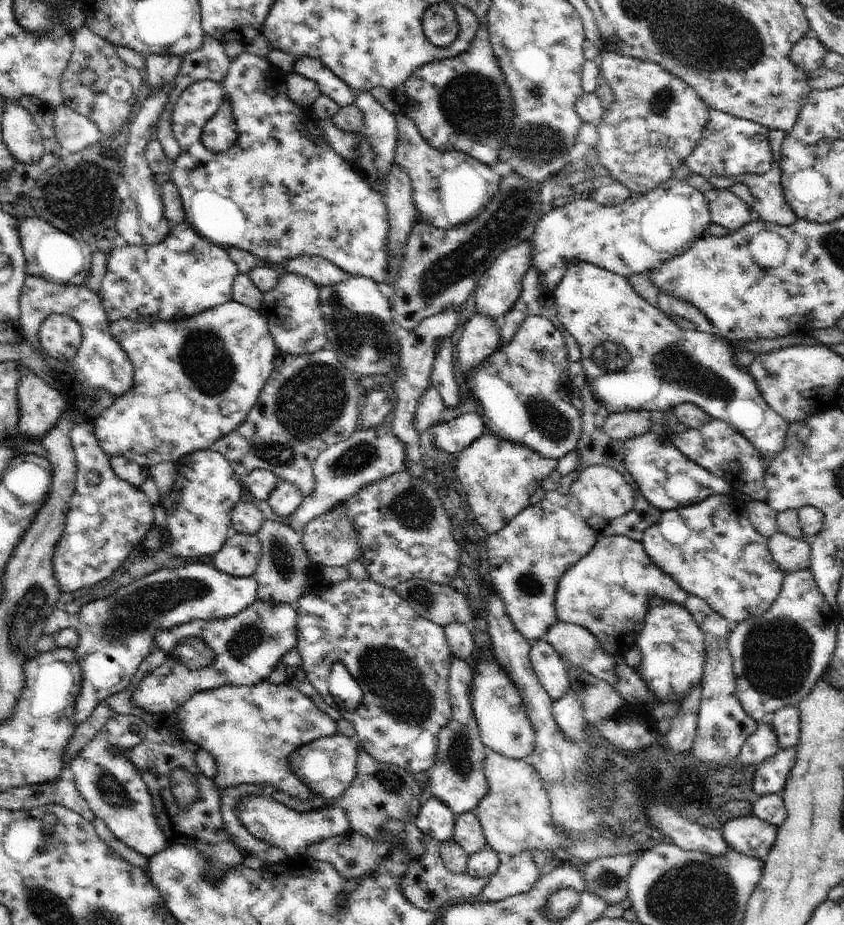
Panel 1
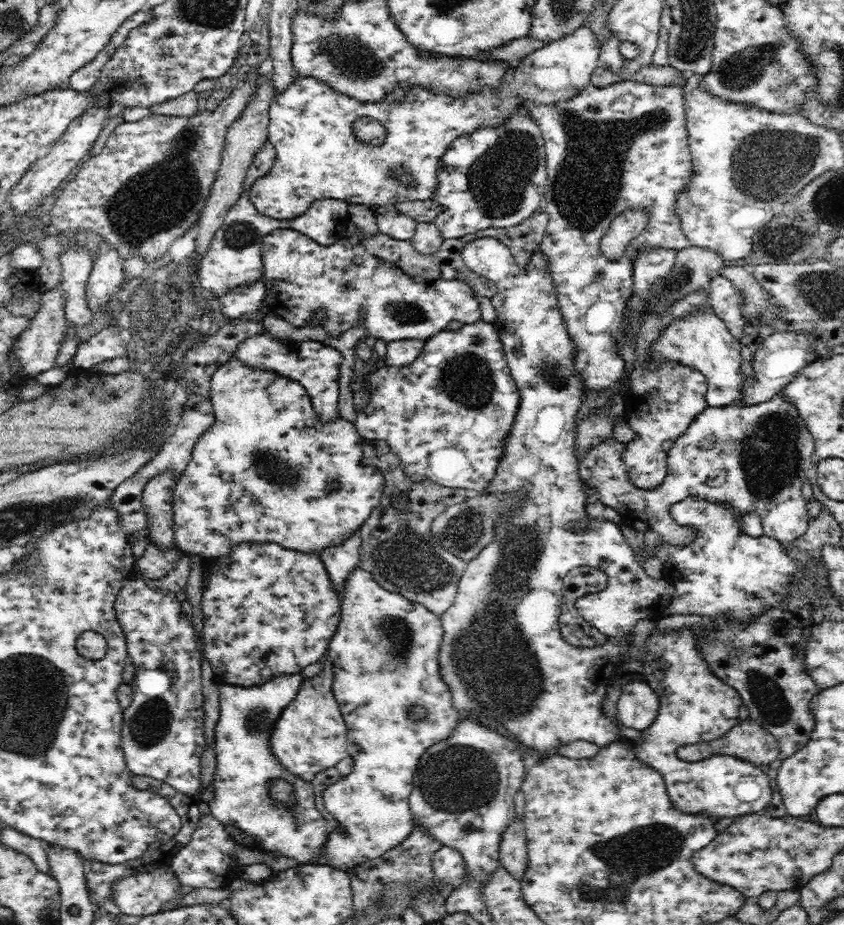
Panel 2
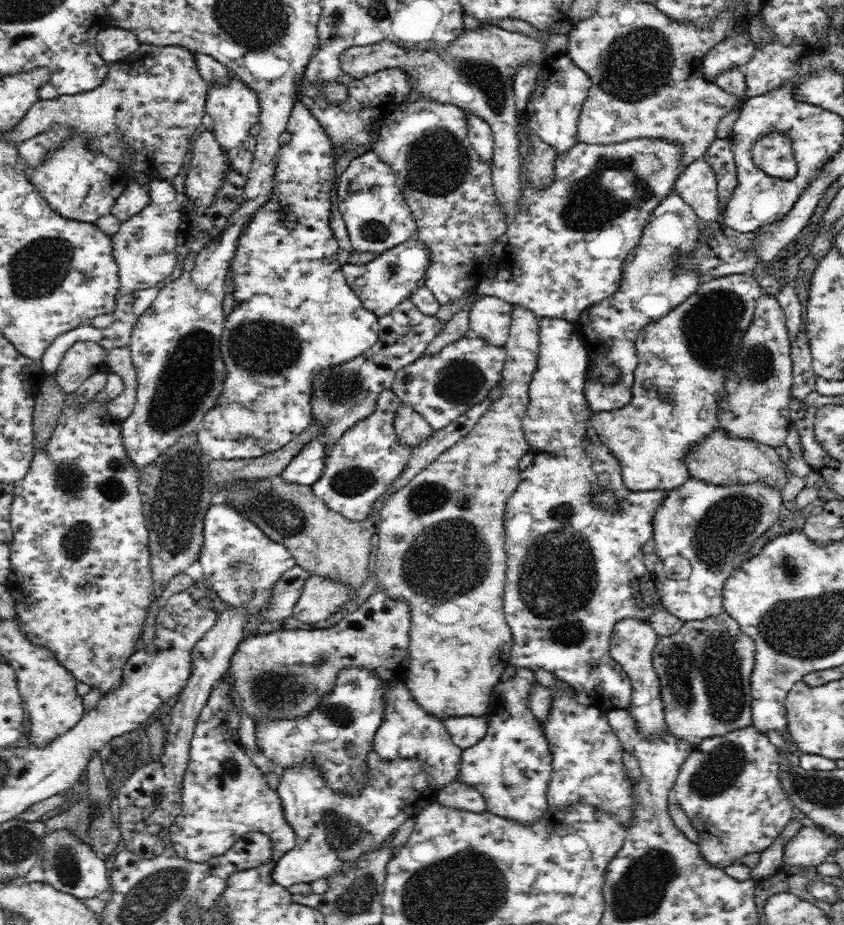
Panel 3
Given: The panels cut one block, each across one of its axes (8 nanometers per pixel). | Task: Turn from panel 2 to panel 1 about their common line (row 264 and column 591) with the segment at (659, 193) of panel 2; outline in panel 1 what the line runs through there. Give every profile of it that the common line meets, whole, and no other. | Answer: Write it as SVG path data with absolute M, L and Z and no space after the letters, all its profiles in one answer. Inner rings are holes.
M598 535L592 550L568 569L560 579L555 594L555 611L558 621L579 624L587 628L600 641L607 653L624 656L631 646L637 644L649 609L650 597L660 597L683 605L688 595L673 578L650 560L641 542L624 535Z

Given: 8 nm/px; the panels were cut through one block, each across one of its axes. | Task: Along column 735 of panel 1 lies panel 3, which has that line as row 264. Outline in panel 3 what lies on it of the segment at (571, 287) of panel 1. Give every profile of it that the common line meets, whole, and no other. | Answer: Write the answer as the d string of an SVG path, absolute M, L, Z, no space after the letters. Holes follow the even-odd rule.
M412 236L406 243L398 244L384 254L377 254L376 258L366 264L346 263L342 265L343 275L350 288L360 297L362 306L373 312L378 318L392 310L399 302L408 299L417 289L416 282L425 275L425 268L429 265L430 251L416 236Z

